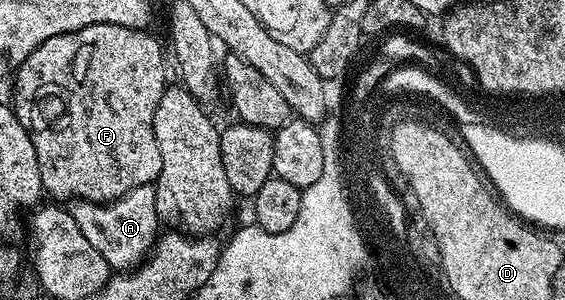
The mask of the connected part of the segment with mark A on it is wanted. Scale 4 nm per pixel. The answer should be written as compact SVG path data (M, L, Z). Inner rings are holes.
M150 183L133 189L128 195L115 199L112 203L84 203L75 201L69 210L73 221L77 221L77 229L85 233L89 245L105 257L112 272L130 271L146 260L160 234L160 212L155 209L155 189Z

